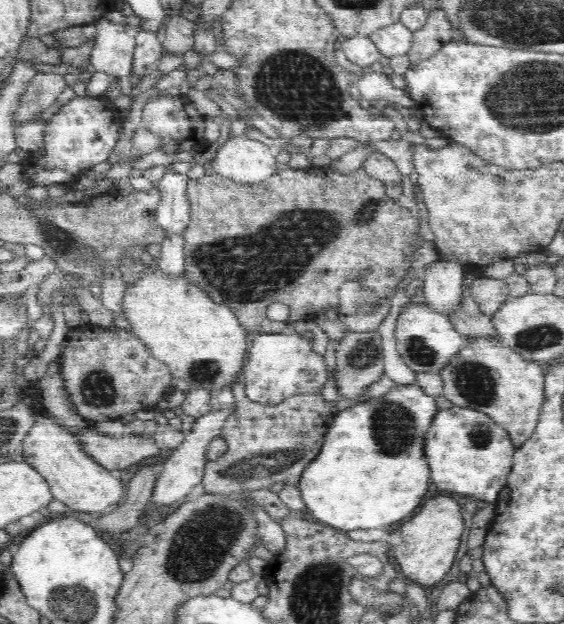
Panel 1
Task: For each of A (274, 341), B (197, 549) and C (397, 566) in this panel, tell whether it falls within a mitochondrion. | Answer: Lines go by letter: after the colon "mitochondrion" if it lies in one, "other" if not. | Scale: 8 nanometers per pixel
A: other
B: mitochondrion
C: other

